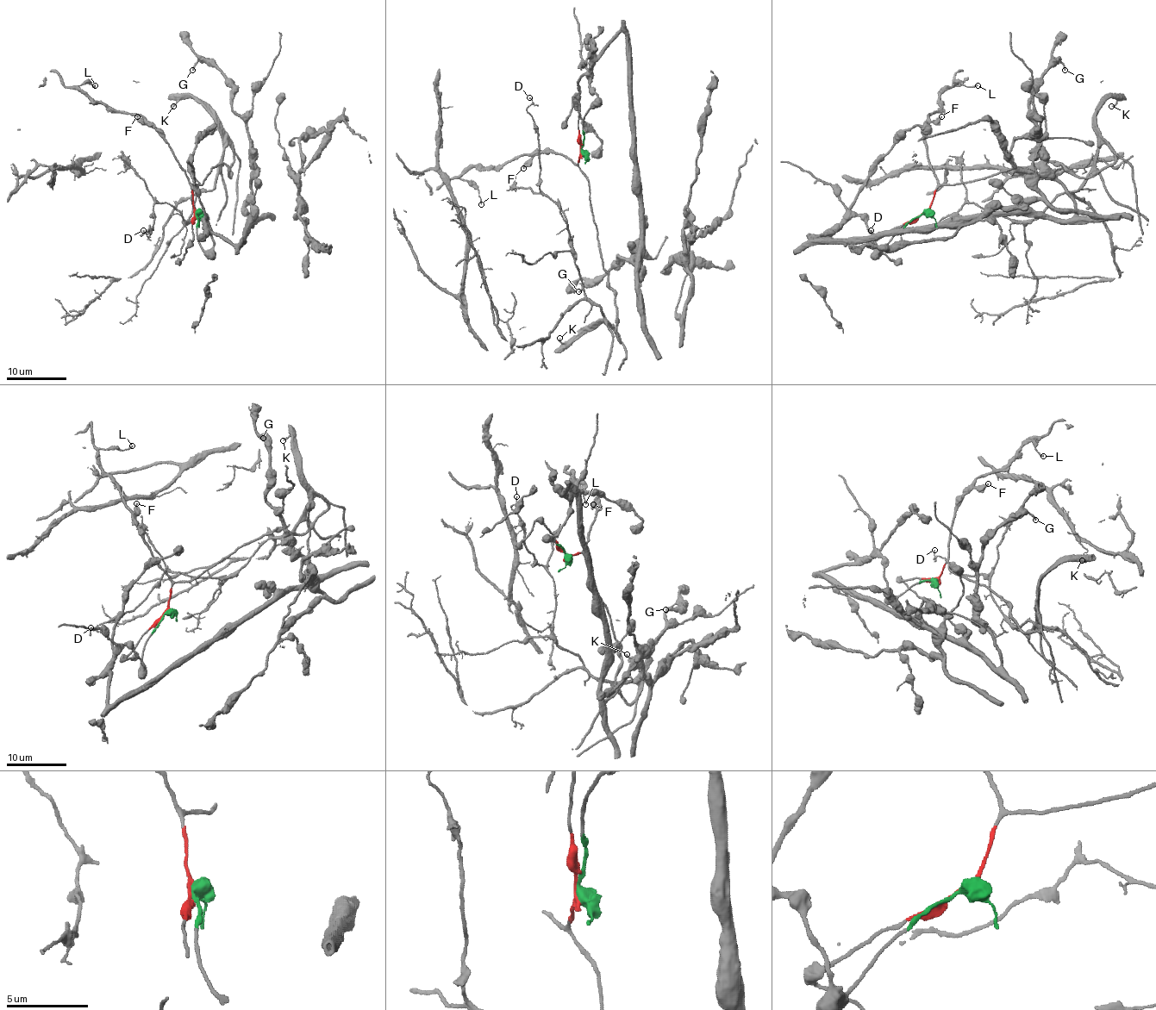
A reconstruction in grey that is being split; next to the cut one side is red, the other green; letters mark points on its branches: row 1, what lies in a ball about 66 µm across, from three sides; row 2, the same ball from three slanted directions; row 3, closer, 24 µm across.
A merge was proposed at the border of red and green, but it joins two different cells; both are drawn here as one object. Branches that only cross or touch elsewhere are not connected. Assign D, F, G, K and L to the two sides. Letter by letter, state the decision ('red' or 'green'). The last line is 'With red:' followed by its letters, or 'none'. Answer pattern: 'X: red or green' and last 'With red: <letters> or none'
D: red
F: red
G: green
K: red
L: red
With red: D, F, K, L

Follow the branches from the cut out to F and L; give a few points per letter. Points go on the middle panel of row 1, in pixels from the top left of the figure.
F: (580, 152), (578, 160), (574, 164), (568, 158), (552, 152), (540, 152), (523, 168)
L: (580, 152), (574, 164), (552, 152), (528, 153), (491, 166), (471, 166), (460, 177), (477, 190), (481, 204)

